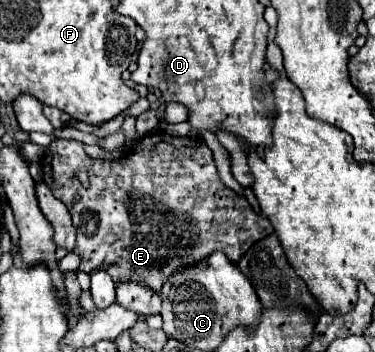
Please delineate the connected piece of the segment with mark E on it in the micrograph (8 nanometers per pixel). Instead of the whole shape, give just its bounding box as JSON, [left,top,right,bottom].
[41,131,273,293]

